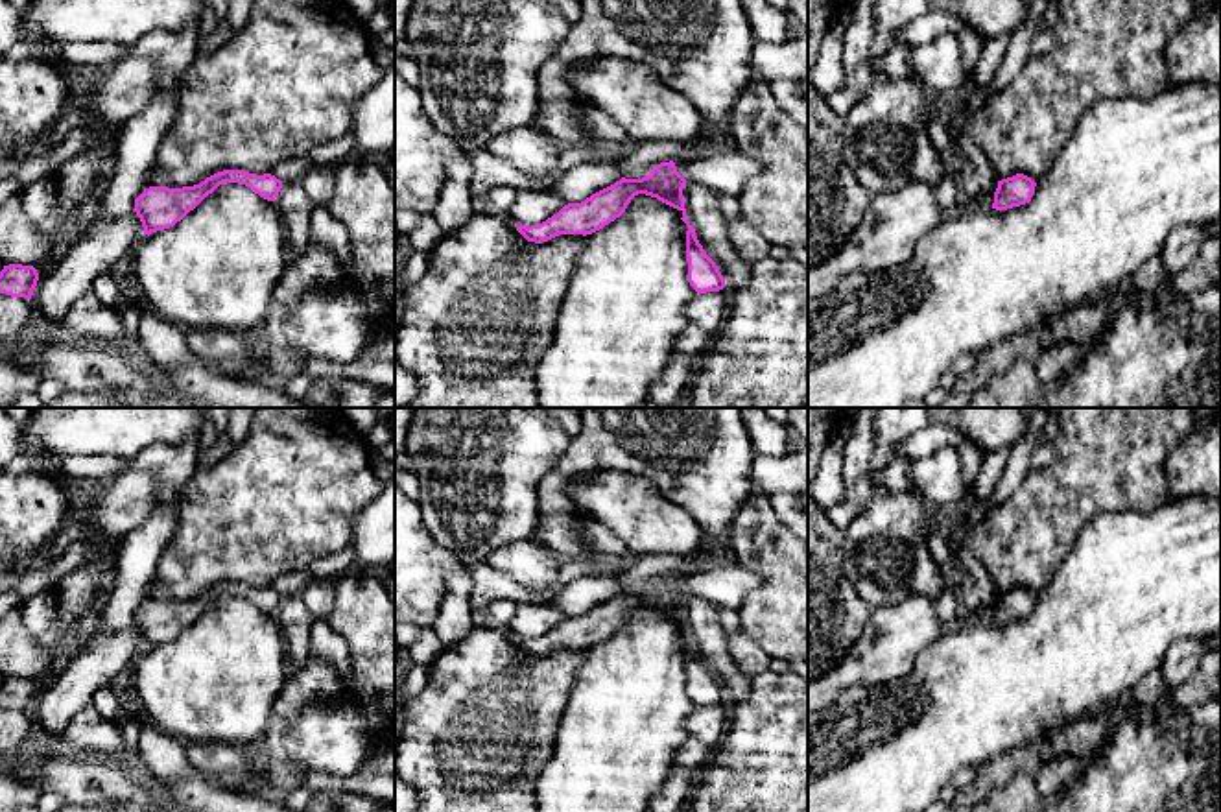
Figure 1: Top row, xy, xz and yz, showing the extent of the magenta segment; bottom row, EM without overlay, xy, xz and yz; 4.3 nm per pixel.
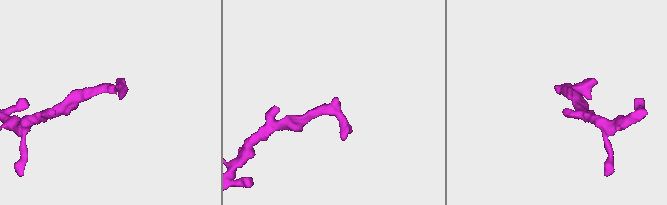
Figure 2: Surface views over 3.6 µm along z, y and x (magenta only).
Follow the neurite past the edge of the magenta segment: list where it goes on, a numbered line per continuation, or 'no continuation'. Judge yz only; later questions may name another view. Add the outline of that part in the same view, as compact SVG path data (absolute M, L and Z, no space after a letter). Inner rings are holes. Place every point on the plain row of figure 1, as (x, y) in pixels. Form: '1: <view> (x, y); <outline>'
no continuation

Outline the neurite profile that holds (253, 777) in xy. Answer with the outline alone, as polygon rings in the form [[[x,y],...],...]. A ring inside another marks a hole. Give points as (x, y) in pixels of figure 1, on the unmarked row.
[[[251,757],[251,762],[245,771],[238,775],[221,775],[219,782],[225,788],[269,792],[266,779],[266,766],[260,762],[258,757]]]

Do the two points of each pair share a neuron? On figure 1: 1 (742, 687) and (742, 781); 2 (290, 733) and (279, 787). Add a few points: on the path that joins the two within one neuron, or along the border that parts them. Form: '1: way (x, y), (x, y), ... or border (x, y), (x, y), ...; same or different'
1: border (751, 678), (747, 696), (731, 707); different
2: way (290, 746), (284, 774); same

